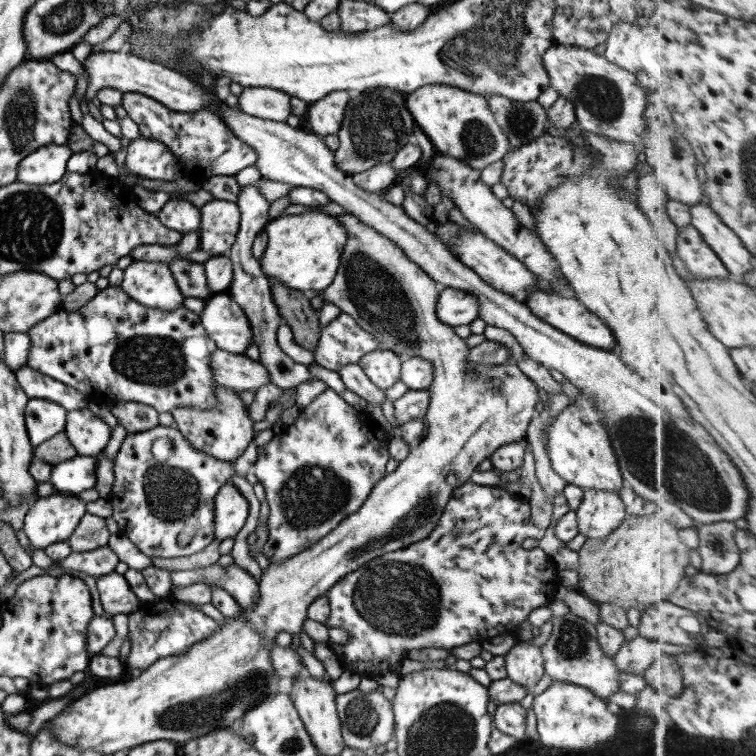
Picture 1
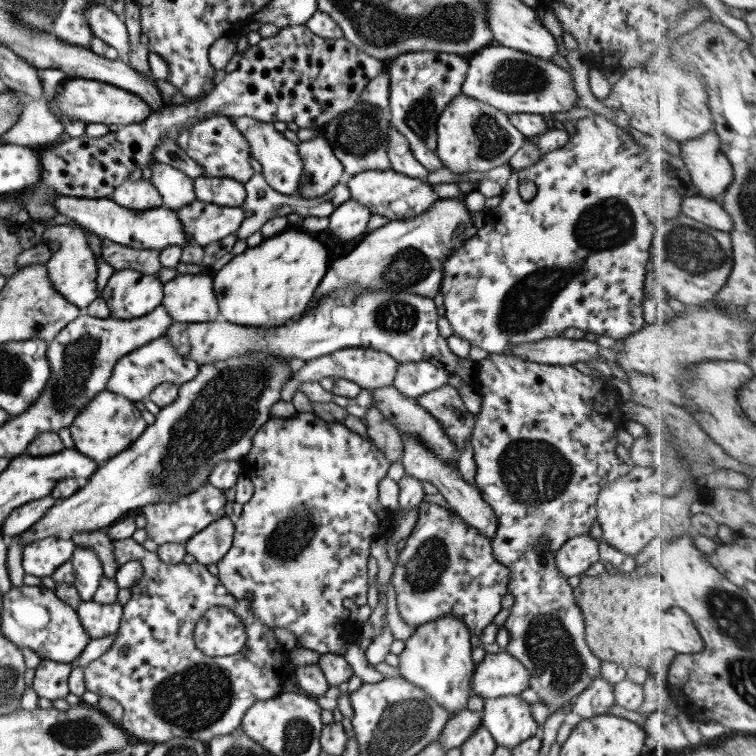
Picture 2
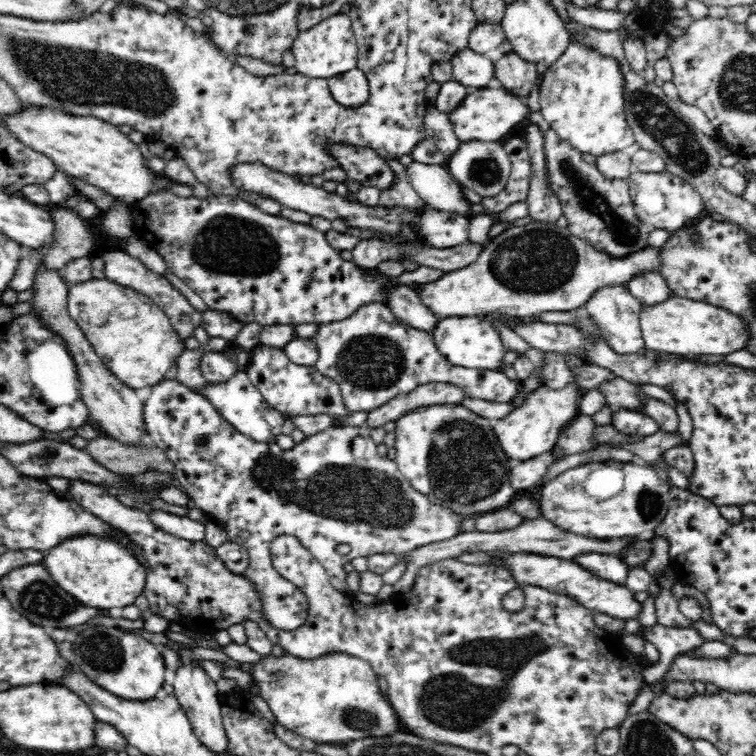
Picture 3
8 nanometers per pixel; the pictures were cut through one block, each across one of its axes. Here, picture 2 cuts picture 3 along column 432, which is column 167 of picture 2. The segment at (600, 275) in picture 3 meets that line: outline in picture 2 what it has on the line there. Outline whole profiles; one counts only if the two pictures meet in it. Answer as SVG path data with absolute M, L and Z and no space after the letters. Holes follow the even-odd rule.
M210 272L178 274L162 283L160 305L180 323L221 321Z

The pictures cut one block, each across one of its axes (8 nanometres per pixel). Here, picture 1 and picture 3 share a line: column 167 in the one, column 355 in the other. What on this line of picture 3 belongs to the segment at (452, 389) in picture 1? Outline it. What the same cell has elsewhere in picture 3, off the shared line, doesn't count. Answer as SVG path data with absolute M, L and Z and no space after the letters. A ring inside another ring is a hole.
M285 651L283 655L263 655L260 660L250 664L253 684L257 686L259 696L266 701L276 722L282 724L300 737L344 746L348 742L370 737L392 736L404 732L392 705L380 692L377 674L362 658L332 651L316 658L300 658Z

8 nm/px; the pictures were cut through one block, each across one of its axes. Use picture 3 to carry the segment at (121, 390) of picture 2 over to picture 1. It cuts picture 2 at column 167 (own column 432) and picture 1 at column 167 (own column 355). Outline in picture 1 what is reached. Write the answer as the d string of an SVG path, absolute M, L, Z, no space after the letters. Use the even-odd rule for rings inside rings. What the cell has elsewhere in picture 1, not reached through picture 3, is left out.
M107 285L105 288L99 289L97 293L95 293L95 296L89 299L85 305L74 311L55 310L55 312L51 313L47 318L35 323L26 333L27 336L29 336L29 340L31 340L26 358L27 366L33 368L33 370L37 372L46 374L48 377L54 378L56 381L65 383L67 386L76 388L79 392L85 394L86 399L96 399L104 404L114 401L139 403L151 406L151 408L158 413L169 412L171 409L181 406L199 407L199 409L215 408L217 400L215 400L215 390L213 390L213 387L215 387L218 382L215 382L213 376L211 376L209 362L211 362L211 353L215 350L216 346L211 338L207 337L205 329L201 326L199 316L183 307L183 305L179 306L177 310L167 310L167 312L148 309L147 306L140 305L132 298L129 298L119 285L116 287Z

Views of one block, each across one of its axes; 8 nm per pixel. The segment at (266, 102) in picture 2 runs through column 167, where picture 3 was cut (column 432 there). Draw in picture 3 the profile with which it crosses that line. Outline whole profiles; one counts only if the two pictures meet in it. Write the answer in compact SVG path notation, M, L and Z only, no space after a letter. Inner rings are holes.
M430 106L424 118L424 128L427 138L434 140L436 146L442 149L448 158L452 156L460 146L459 140L453 131L453 125L448 115L434 106Z

